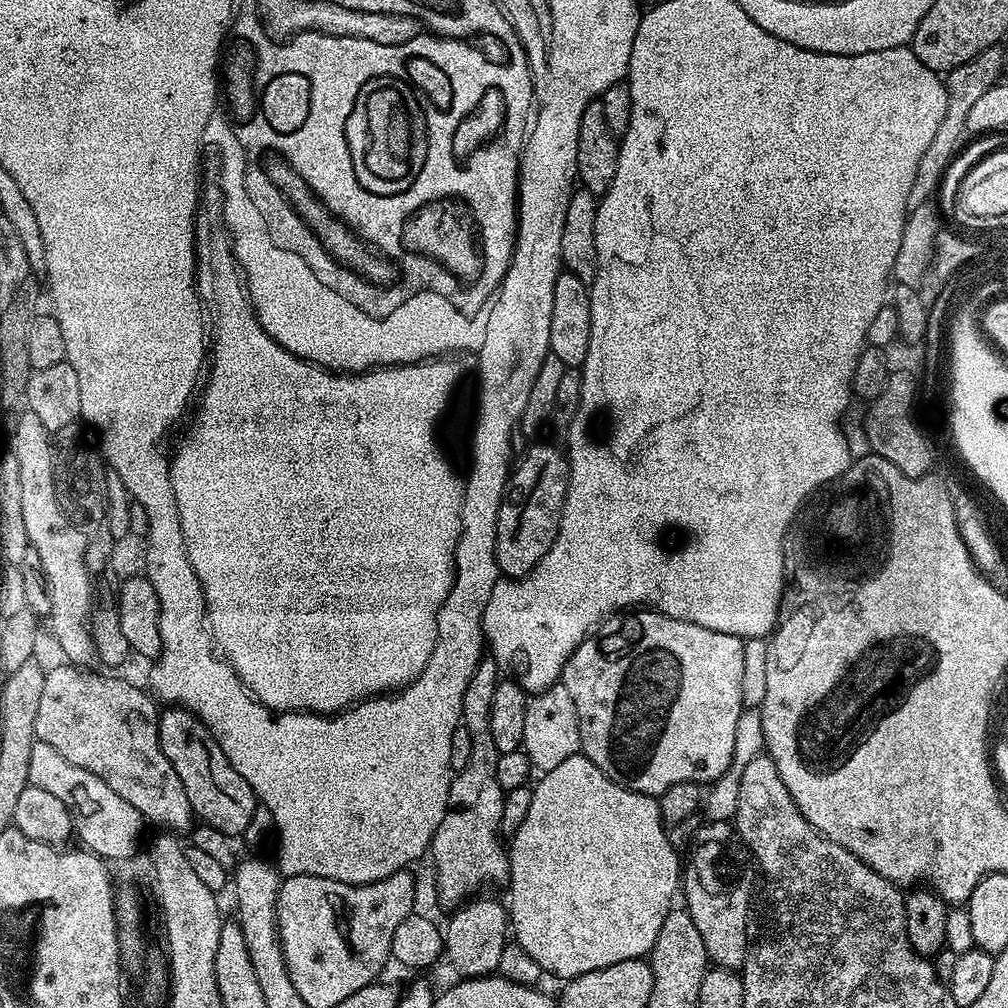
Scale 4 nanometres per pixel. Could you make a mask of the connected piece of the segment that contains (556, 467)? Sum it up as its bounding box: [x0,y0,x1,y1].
[496,443,568,578]

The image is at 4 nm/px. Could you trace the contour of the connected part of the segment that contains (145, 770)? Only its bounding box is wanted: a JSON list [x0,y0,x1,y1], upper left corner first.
[34,662,194,834]

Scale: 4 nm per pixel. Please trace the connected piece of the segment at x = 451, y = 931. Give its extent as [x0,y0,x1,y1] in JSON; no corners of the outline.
[443,894,510,978]

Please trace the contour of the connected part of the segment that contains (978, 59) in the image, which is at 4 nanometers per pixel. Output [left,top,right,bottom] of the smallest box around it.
[909,47,1004,209]

